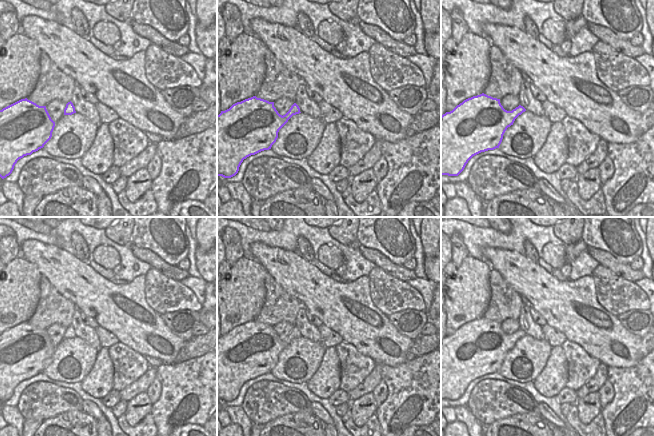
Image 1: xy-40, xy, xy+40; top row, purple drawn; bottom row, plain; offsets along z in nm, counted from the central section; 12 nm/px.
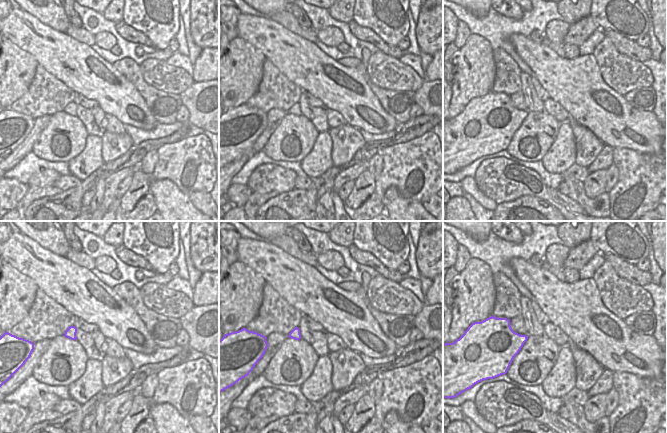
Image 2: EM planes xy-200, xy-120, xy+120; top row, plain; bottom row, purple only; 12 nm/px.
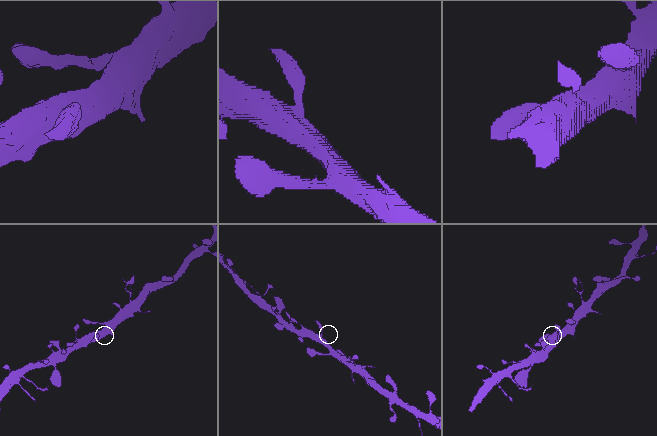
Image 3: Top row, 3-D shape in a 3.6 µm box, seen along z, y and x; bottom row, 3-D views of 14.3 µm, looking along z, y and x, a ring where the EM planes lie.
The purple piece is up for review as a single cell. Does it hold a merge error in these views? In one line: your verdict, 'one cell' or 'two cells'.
one cell

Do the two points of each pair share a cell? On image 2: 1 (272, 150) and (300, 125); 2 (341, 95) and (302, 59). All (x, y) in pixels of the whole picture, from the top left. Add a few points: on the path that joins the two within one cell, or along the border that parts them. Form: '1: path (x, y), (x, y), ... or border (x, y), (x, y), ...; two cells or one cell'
1: path (280, 142), (283, 136), (292, 129); one cell
2: path (333, 85), (316, 68), (312, 68); one cell

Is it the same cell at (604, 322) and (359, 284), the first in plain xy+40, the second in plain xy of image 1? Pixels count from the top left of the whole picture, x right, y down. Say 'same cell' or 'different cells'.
same cell

